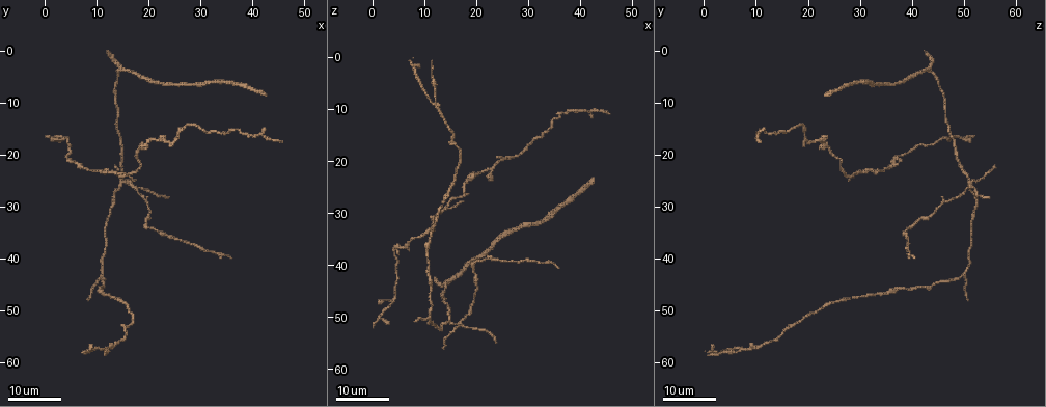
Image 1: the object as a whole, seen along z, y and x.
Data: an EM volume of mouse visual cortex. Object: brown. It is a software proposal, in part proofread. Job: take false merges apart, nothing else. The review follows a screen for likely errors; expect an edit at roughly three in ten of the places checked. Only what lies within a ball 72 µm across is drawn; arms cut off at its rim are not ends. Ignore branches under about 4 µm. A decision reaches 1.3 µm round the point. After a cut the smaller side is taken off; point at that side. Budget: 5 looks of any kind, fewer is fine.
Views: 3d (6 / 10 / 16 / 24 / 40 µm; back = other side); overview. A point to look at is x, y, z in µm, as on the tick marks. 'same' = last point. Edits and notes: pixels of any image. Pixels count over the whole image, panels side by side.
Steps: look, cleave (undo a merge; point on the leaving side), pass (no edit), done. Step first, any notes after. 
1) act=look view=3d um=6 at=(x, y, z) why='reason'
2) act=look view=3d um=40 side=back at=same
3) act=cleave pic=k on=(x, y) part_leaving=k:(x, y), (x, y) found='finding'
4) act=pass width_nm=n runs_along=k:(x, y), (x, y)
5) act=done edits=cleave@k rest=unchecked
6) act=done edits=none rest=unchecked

act=look view=3d um=16 at=(17.0, 26.0, 51.0) why='side arm on a straight run'

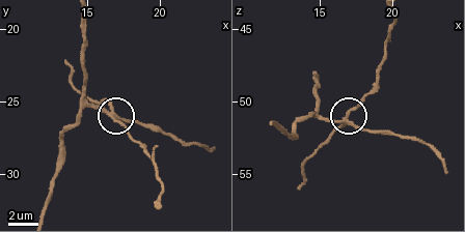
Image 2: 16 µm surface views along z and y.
act=look view=3d um=6 at=(17.0, 26.2, 51.2)

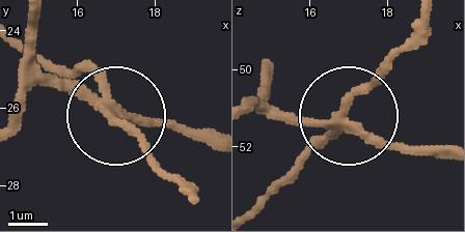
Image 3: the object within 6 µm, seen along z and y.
act=cleave pic=3 on=(302, 157) part_leaving=3:(339, 120), (260, 209) found='a second cell is stuck on'

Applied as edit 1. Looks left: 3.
act=look view=3d um=24 at=(12.0, 57.5, 9.0)

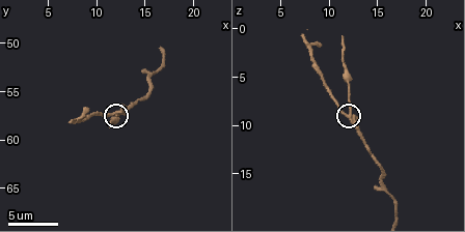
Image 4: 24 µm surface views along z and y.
act=look view=3d um=10 at=same

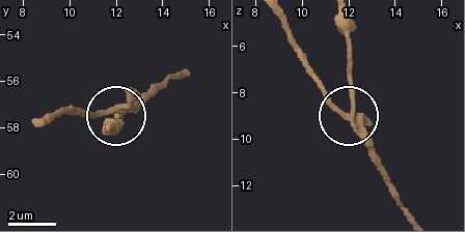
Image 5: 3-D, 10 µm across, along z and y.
act=cleave pic=5 on=(351, 92) width_nm=230 part_leaving=5:(358, 127), (346, 17) found='two cells meet here'

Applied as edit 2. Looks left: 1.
act=look view=3d um=6 at=(15.8, 53.2, 16.6) why='three-way junction'

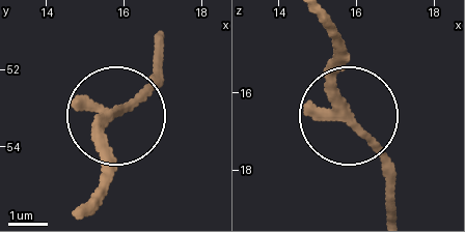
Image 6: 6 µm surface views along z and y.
act=pass runs_along=6:(386, 211), (379, 151), (336, 83), (336, 36) found='one cell here'

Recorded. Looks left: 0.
act=done edits=cleave@3,cleave@5 rest=unchecked

